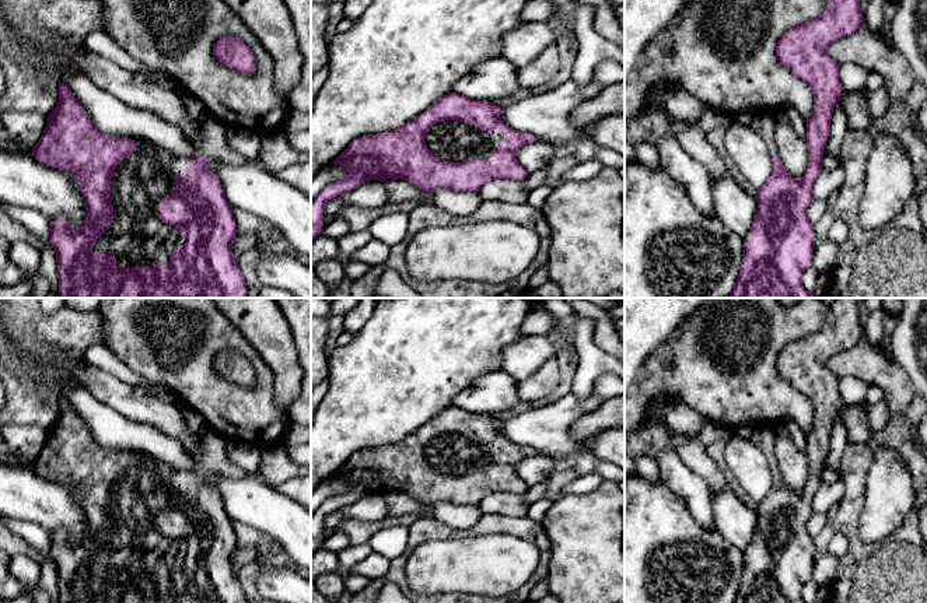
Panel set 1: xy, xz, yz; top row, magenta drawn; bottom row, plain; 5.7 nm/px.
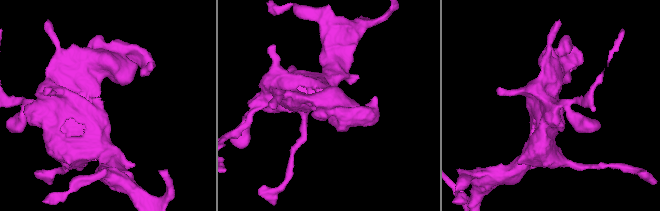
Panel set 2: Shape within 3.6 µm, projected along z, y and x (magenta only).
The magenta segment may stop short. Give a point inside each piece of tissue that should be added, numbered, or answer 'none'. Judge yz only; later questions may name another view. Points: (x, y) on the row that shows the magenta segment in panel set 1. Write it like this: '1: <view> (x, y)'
1: yz (765, 123)

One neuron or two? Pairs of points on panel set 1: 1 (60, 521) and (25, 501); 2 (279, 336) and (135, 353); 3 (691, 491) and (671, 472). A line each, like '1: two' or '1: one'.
1: one
2: two
3: one

